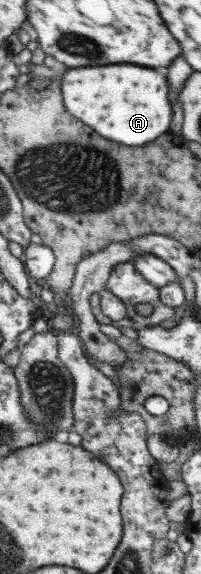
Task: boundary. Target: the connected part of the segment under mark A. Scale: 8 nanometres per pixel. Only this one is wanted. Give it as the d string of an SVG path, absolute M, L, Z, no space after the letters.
M120 64L120 66L88 66L88 68L70 68L62 75L65 106L71 113L92 126L98 134L108 140L122 142L126 146L146 146L170 130L173 112L168 100L170 88L164 74L154 68Z

